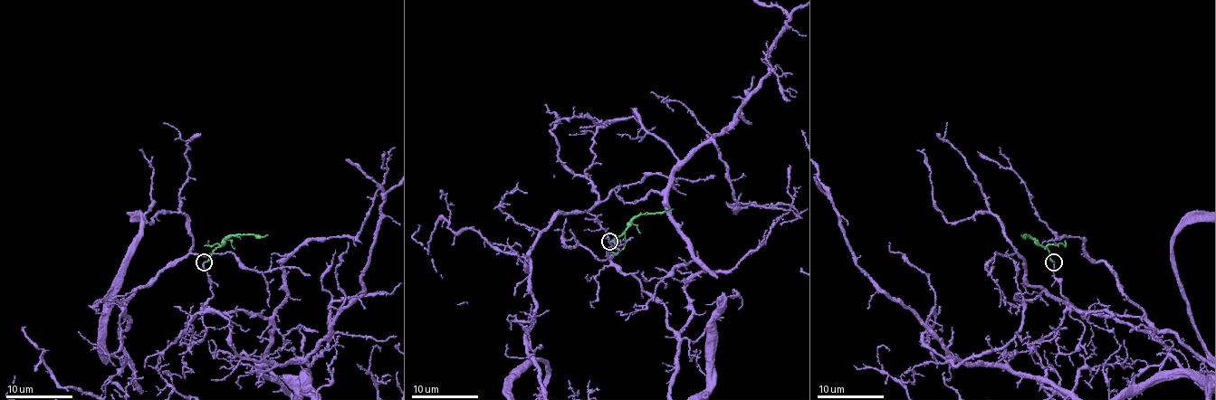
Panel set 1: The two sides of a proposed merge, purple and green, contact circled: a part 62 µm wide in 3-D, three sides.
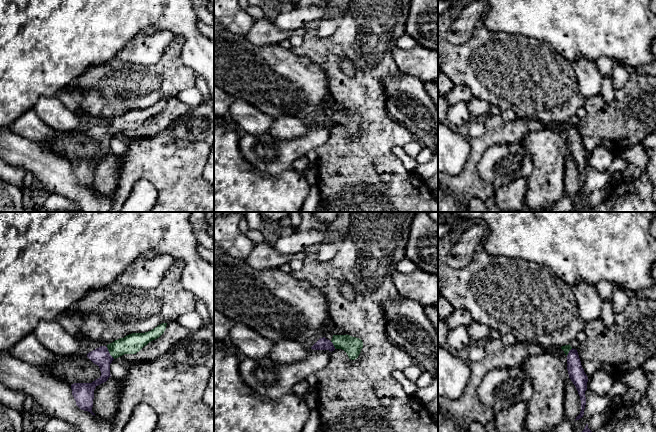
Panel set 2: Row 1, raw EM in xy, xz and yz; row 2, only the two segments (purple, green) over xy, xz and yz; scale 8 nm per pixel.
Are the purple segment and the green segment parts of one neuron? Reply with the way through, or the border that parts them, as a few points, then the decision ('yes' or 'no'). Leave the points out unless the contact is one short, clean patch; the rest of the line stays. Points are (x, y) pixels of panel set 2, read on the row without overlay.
across xy (100, 132), (109, 129), (121, 122), (131, 120) | yes

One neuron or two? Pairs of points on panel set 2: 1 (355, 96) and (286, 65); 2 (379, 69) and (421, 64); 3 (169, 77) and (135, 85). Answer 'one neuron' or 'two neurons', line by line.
1: two neurons
2: two neurons
3: one neuron

